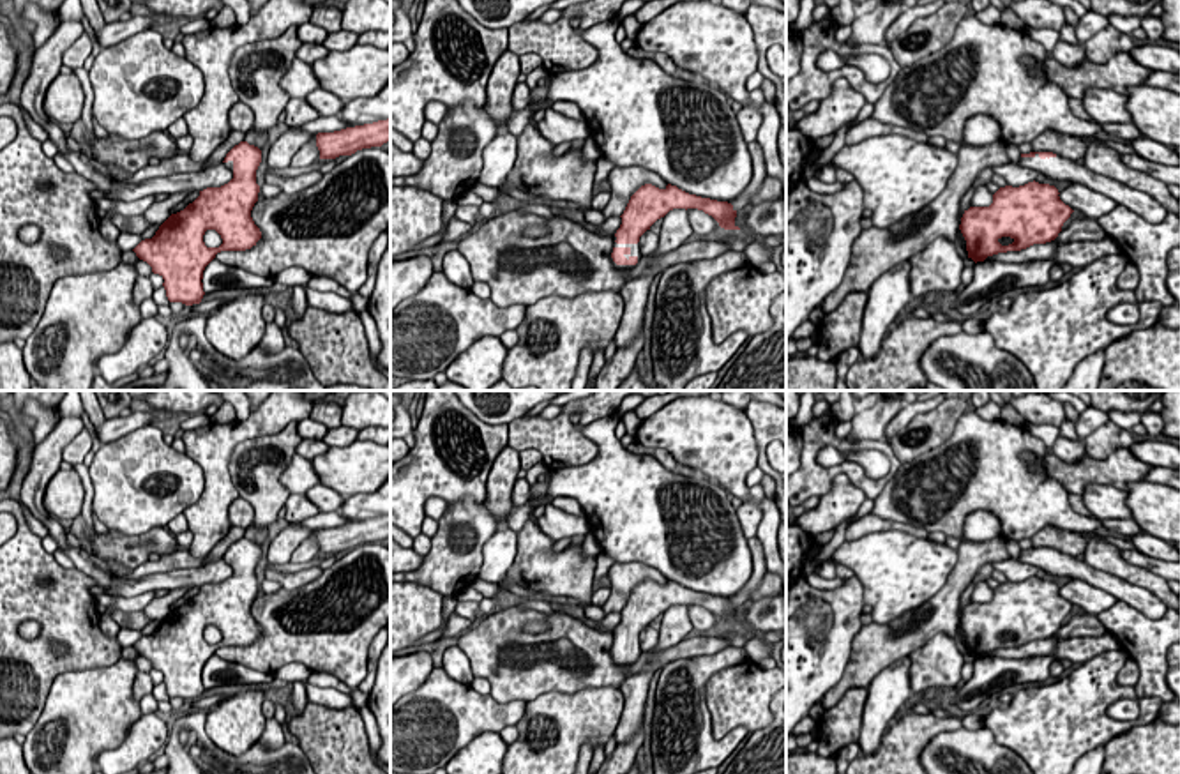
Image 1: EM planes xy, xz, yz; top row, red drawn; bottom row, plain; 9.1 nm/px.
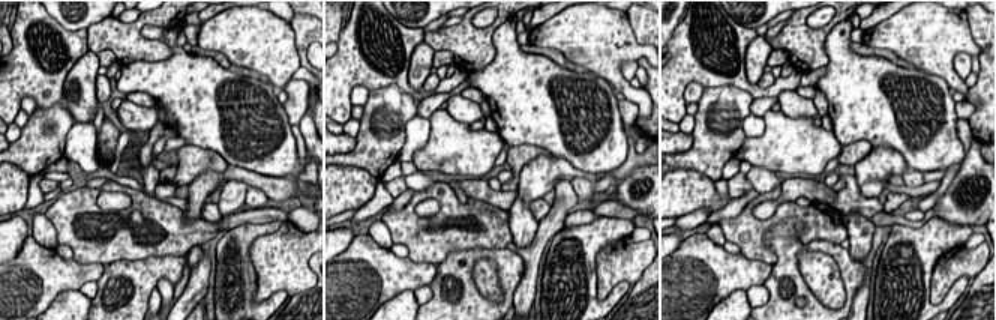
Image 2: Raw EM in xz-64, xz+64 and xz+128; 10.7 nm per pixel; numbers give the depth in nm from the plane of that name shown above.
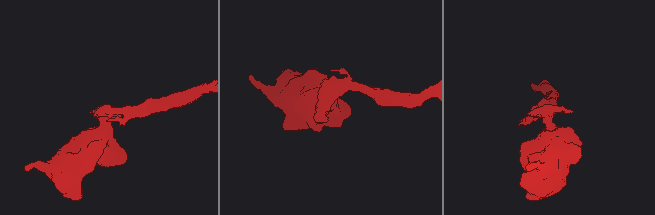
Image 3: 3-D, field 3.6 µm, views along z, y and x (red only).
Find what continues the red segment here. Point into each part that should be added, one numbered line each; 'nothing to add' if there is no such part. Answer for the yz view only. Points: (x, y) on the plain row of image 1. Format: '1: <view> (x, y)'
1: yz (1058, 564)

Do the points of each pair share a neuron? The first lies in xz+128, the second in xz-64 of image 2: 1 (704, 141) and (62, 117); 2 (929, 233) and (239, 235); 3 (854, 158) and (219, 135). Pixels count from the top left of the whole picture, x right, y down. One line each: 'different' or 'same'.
1: same
2: same
3: different

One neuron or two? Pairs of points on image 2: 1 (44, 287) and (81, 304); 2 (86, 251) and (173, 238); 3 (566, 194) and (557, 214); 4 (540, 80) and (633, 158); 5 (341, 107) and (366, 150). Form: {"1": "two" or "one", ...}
{"1": "two", "2": "one", "3": "one", "4": "two", "5": "two"}

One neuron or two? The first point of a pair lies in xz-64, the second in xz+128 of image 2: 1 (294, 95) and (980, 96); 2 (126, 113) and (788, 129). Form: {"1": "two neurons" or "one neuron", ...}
{"1": "two neurons", "2": "two neurons"}

